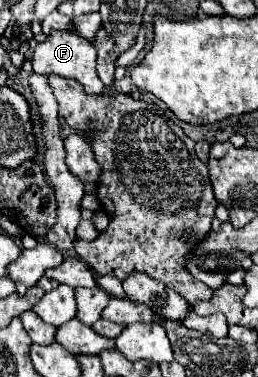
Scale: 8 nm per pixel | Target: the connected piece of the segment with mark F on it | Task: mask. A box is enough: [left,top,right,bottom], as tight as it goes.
[32,31,104,95]

